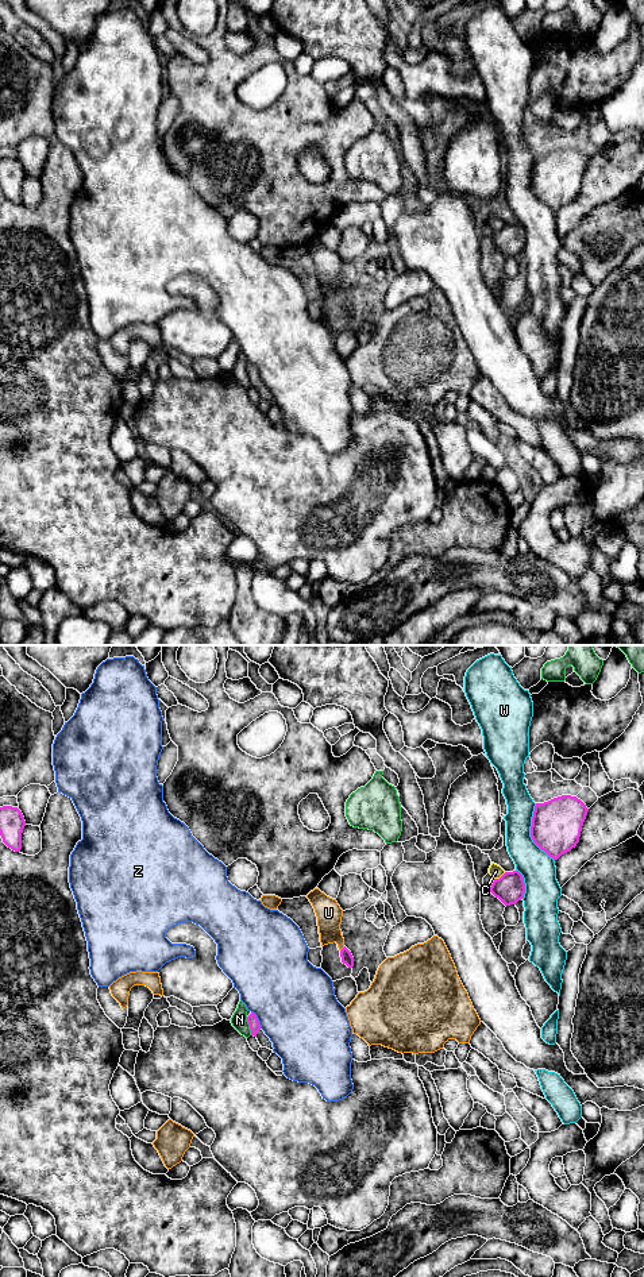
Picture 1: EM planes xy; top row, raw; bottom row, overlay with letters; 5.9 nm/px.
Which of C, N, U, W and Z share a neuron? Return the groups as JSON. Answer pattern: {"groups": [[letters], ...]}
{"groups": [["C"], ["N"], ["U"], ["W"], ["Z"]]}

